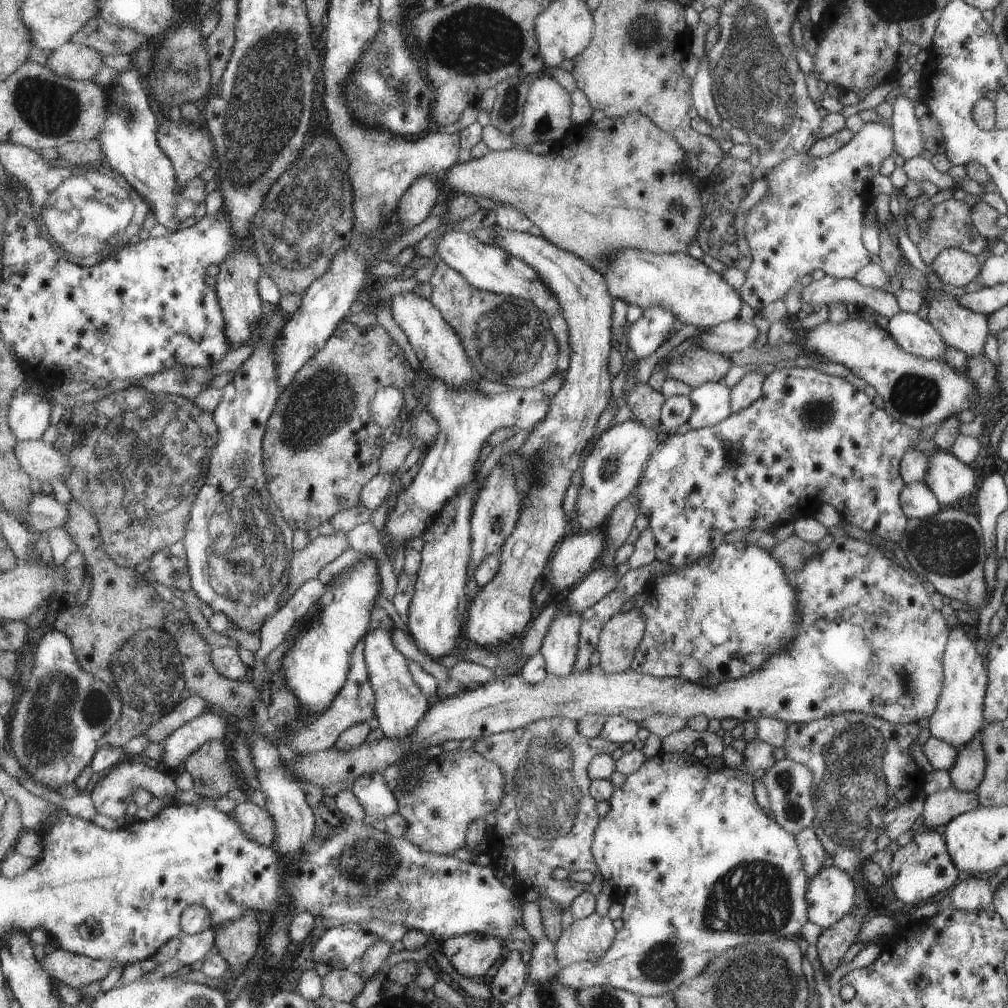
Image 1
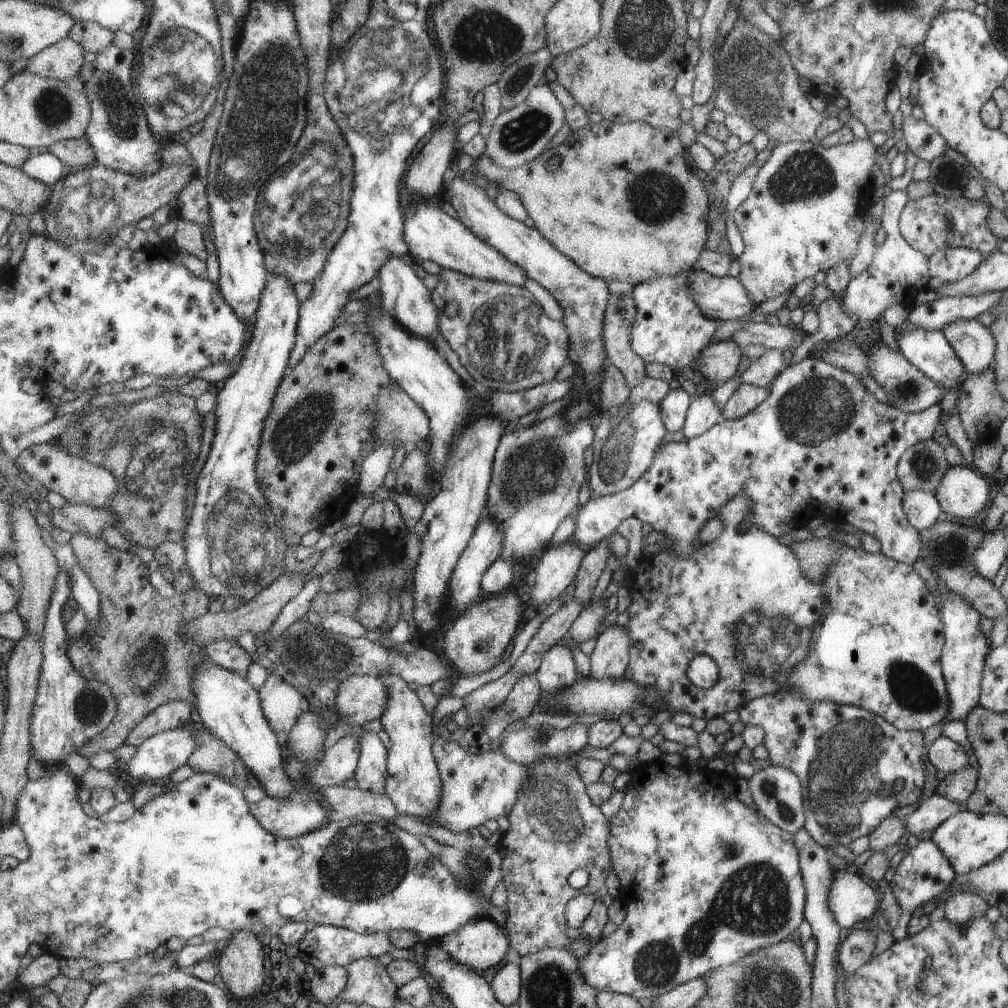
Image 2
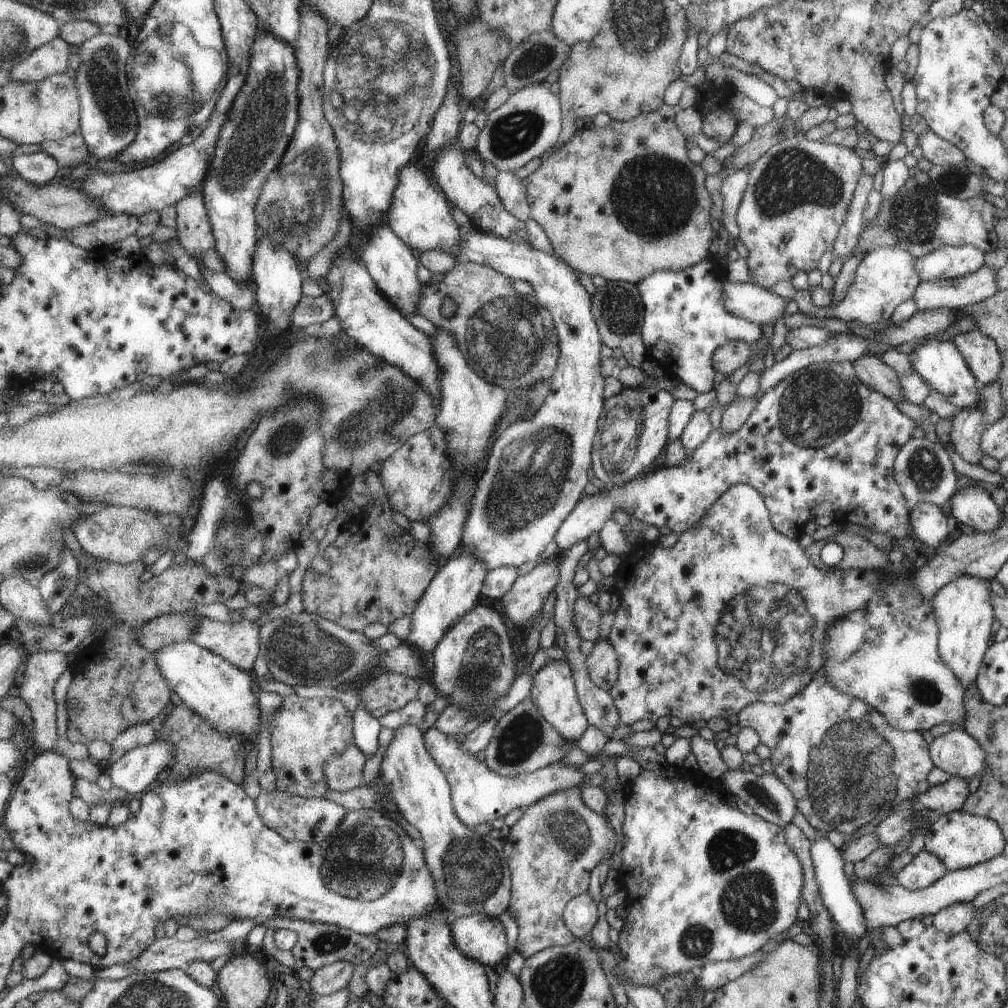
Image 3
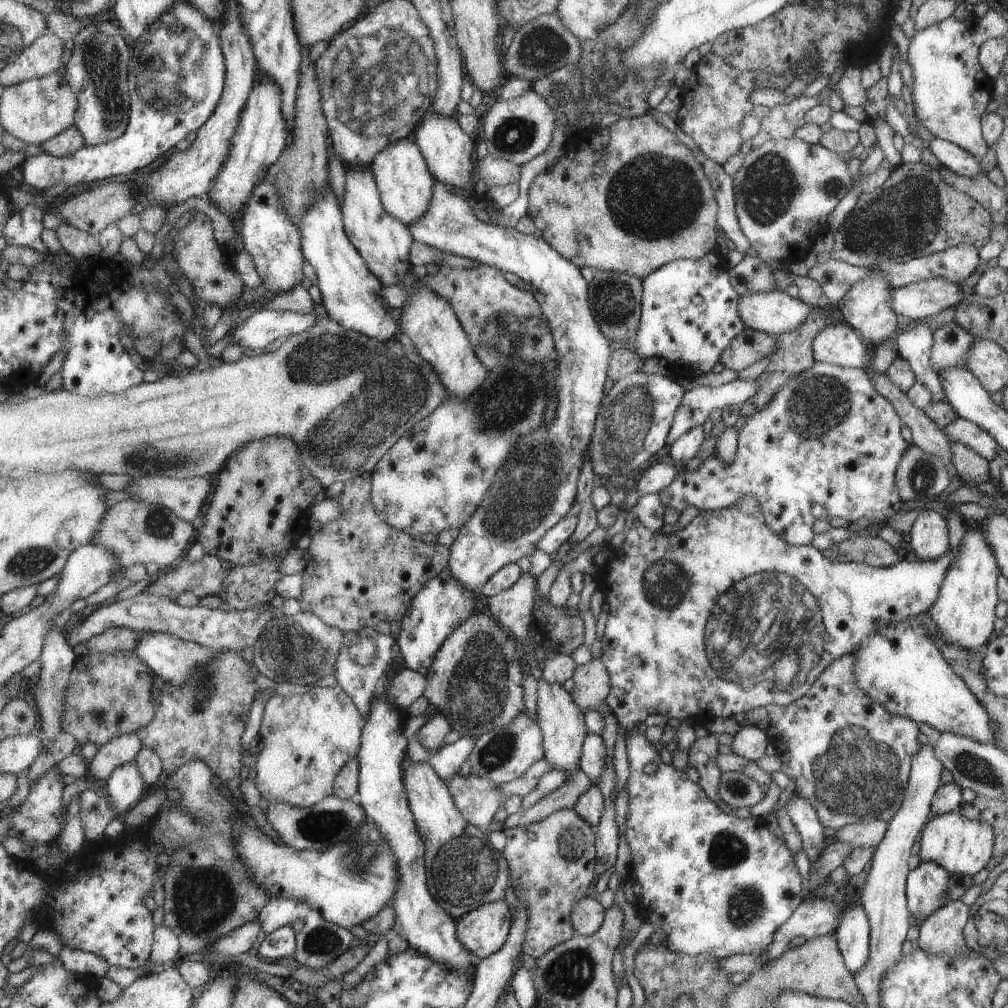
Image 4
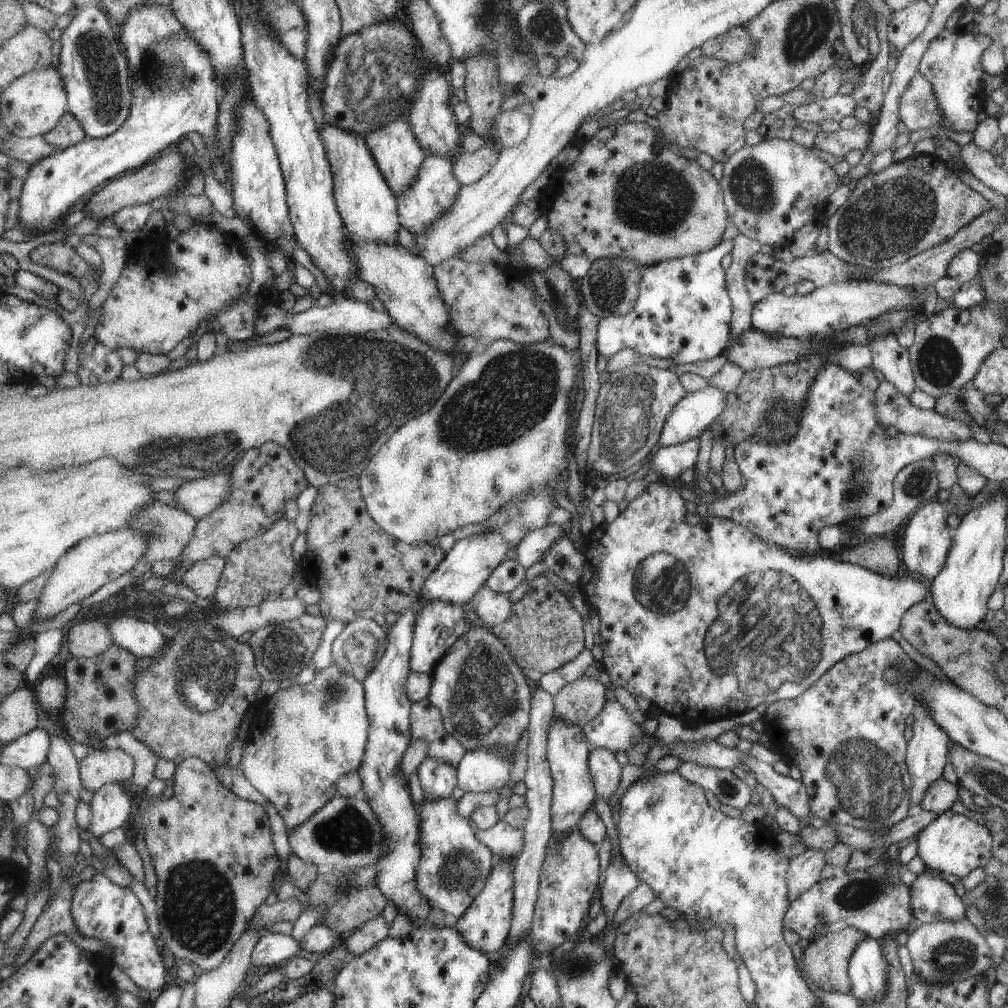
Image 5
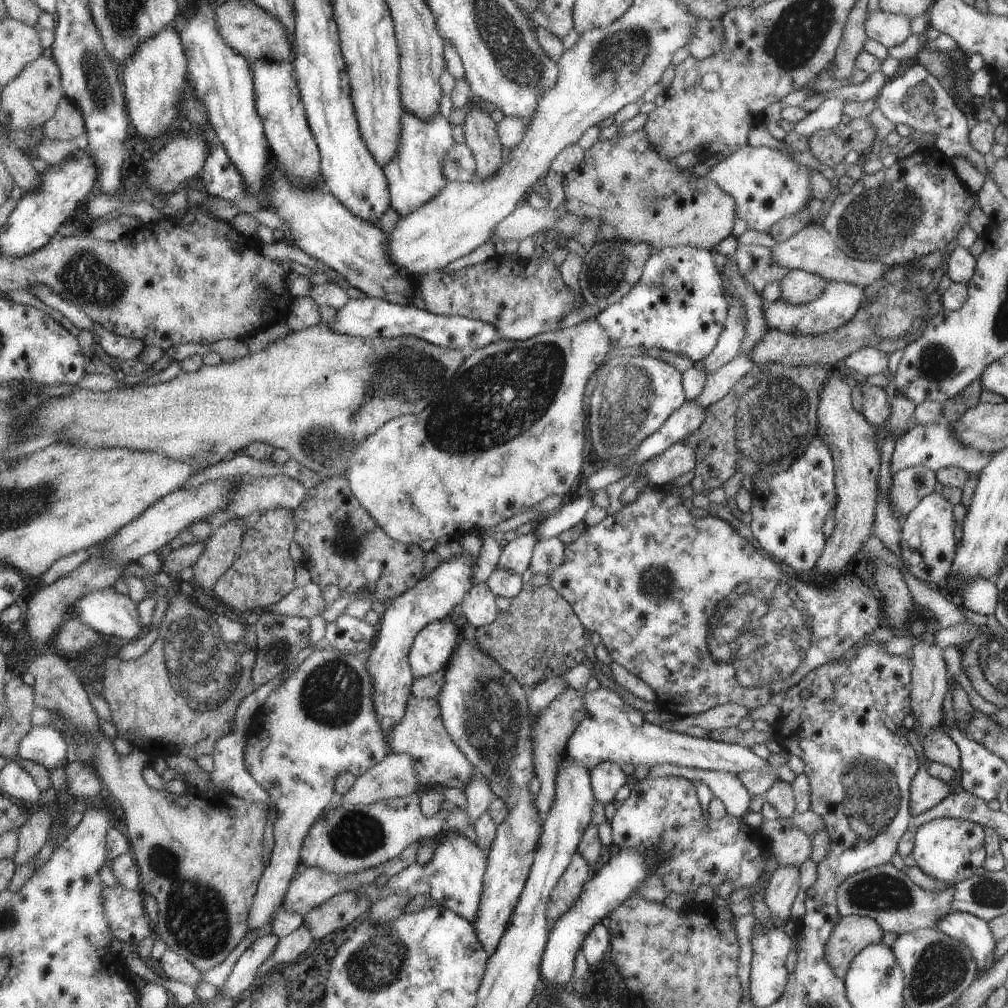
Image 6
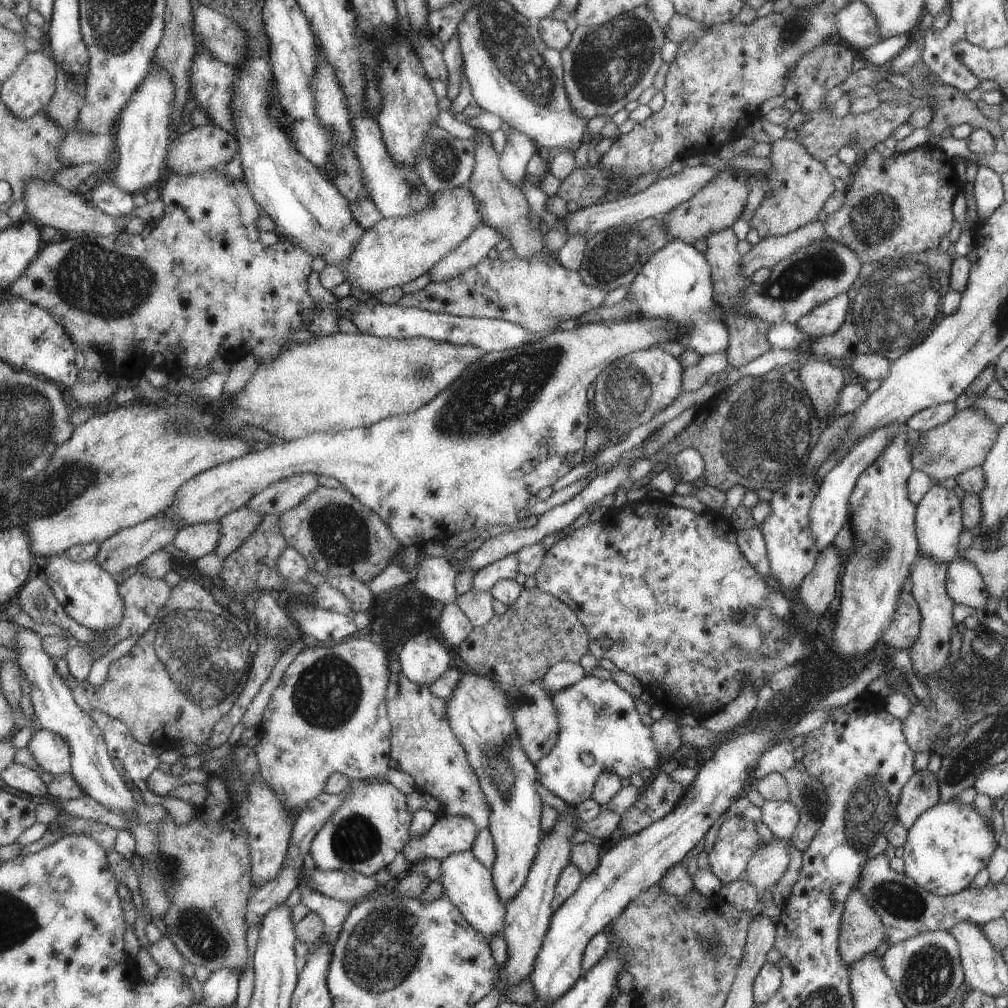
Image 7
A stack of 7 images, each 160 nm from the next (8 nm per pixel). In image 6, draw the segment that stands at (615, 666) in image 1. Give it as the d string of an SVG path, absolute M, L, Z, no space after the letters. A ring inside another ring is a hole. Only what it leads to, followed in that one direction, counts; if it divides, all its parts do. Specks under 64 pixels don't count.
M566 687L550 702L539 717L535 717L535 725L533 726L534 754L537 755L537 775L541 782L540 790L536 796L536 808L544 816L548 814L555 799L558 764L560 764L565 748L568 745L568 740L587 715L585 711L585 694L587 692L586 688L576 690Z

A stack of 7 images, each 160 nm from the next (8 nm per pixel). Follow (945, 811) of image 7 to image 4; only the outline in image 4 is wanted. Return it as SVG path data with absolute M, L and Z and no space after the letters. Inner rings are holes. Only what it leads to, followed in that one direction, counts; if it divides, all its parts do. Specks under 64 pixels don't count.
M957 811L936 815L925 824L920 838L922 861L932 861L949 873L973 877L992 860L996 832L990 823L966 818Z

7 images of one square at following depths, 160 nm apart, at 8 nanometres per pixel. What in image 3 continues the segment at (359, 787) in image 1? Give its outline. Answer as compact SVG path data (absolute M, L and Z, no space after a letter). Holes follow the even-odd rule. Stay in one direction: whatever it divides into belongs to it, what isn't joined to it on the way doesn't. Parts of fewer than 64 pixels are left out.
M359 704L355 712L356 745L368 758L376 756L380 752L380 734L382 724L380 720L368 710L368 706Z

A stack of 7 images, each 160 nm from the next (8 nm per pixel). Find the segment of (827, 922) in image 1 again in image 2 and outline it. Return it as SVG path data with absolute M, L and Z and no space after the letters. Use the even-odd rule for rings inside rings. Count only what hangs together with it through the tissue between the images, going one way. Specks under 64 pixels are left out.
M853 869L833 874L828 903L841 928L855 927L880 908L876 885Z

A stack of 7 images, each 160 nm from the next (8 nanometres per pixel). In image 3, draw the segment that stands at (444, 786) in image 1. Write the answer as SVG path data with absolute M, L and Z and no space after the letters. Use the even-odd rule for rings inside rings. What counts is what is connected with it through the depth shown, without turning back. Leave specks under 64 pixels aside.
M432 727L427 730L425 738L429 754L448 776L448 782L452 788L453 807L458 819L468 827L473 828L484 823L491 824L492 821L506 817L519 807L527 808L541 801L542 798L549 797L550 794L581 786L584 778L584 773L578 770L577 766L560 766L556 763L510 778L510 776L496 774L486 766L484 760L478 760L476 755L462 750L454 735L442 734L440 730Z

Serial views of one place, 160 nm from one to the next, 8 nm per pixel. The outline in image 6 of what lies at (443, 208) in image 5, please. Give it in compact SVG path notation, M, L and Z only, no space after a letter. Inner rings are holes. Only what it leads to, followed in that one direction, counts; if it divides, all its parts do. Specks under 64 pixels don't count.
M407 109L403 114L402 146L398 156L385 166L391 184L393 208L402 217L410 216L414 210L420 209L428 201L432 201L448 184L445 177L444 162L446 153L455 145L452 140L452 126L444 116L422 119L421 116L410 113Z

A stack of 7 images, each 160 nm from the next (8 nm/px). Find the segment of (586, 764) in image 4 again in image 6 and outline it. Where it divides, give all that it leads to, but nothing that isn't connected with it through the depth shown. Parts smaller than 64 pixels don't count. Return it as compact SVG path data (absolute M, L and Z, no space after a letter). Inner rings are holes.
M602 761L589 770L592 775L593 793L604 804L613 802L616 791L626 783L626 774L619 764Z

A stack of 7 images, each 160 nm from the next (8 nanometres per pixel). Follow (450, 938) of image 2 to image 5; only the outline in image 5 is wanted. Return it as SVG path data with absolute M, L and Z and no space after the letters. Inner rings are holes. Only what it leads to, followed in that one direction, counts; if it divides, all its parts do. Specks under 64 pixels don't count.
M500 857L492 873L489 874L485 888L470 904L464 916L457 919L453 927L464 936L464 940L477 951L496 953L505 945L513 922L513 902L515 898L515 880L510 872L510 864L515 864L514 859Z

